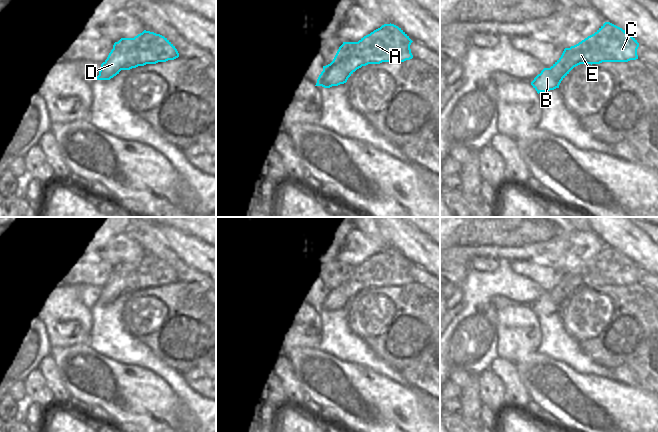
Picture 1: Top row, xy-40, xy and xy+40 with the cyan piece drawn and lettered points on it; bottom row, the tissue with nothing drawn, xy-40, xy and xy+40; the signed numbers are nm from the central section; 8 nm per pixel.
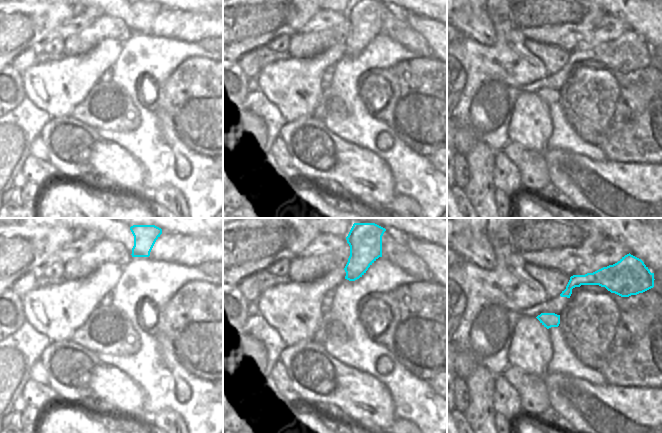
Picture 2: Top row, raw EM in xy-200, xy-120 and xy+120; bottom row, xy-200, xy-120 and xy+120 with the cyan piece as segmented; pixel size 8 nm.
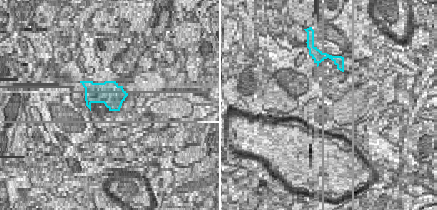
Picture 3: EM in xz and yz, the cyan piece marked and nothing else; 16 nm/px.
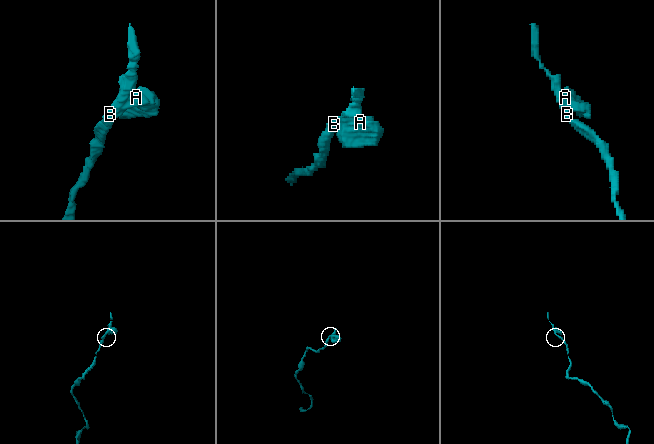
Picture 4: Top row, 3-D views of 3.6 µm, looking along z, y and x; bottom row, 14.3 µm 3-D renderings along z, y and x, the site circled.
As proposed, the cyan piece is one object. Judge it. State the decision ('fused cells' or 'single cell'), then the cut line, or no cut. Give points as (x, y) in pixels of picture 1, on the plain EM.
fused cells; cut in xy-40 along (146, 255), (127, 277), (127, 284), (121, 293)

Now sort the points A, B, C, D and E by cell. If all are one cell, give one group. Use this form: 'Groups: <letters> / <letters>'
Groups: A C E / B D.

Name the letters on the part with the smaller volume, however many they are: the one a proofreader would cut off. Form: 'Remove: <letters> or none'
Remove: A, C, E.

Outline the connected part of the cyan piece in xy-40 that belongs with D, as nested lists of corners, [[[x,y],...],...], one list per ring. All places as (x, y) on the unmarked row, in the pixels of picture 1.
[[[146,254],[134,262],[121,262],[115,266],[107,283],[101,288],[96,304],[110,304],[119,298],[127,285],[127,277],[137,269],[145,256]]]

